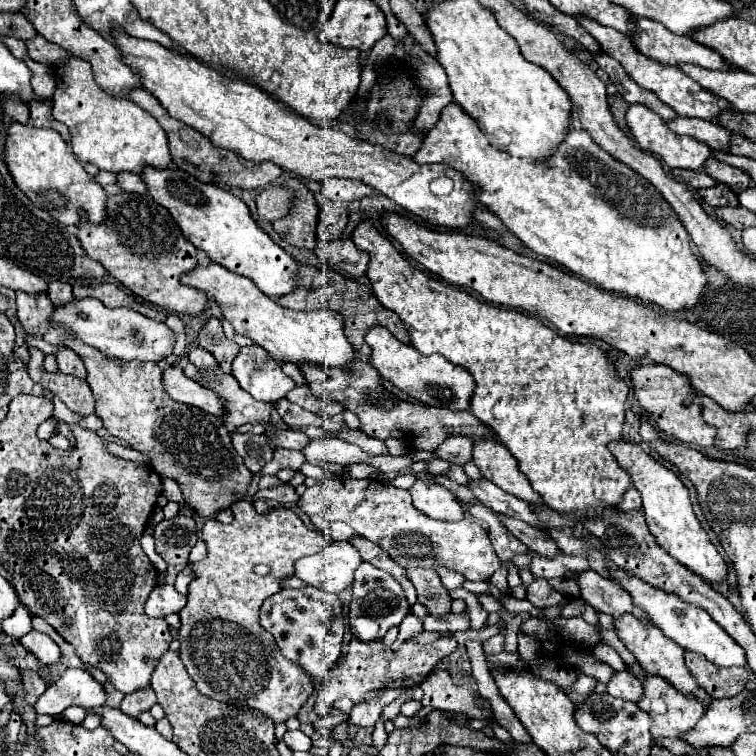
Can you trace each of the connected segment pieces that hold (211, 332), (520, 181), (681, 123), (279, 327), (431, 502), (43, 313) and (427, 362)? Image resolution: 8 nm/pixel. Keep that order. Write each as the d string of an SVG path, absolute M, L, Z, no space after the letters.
M210 318L210 322L200 330L198 344L218 360L226 374L232 374L232 360L236 358L240 346L224 336L218 318Z
M448 104L440 114L438 124L424 136L424 144L414 160L420 164L442 162L460 170L482 190L478 200L492 210L532 252L566 266L606 292L638 298L674 314L680 310L692 310L708 286L704 264L692 252L690 236L682 222L678 222L672 206L640 174L596 146L586 130L572 128L550 160L532 164L506 152L498 152L496 146L488 144L476 122L464 114L460 106Z
M674 118L672 122L668 122L668 128L676 134L688 134L692 138L696 138L698 142L708 144L712 150L718 152L728 152L730 150L730 130L714 124L714 122L706 122L700 118Z
M210 264L206 268L196 266L192 272L180 278L184 284L204 290L214 296L220 304L224 318L232 322L238 334L252 338L258 346L262 346L274 360L292 362L292 364L318 364L328 368L348 370L350 362L354 362L356 350L350 346L344 336L344 320L334 310L318 310L318 312L294 312L290 308L280 306L276 300L262 294L252 280L234 274L218 264Z
M416 482L408 492L412 496L412 504L428 518L446 522L458 522L464 518L464 508L458 500L434 482Z
M18 290L16 306L18 306L18 318L22 322L24 332L42 338L42 334L46 332L46 320L52 314L52 302L48 294L46 292L28 294Z
M384 326L372 328L364 338L372 348L372 366L380 372L380 376L392 382L398 390L406 392L410 398L436 408L448 408L454 412L468 410L470 398L474 394L474 378L462 368L448 362L444 356L430 354L424 356L416 348L396 340Z

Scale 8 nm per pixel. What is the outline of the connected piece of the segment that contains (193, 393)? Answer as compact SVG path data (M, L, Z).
M178 366L164 370L164 388L170 394L170 398L174 398L176 402L196 406L218 418L222 418L222 414L226 414L226 406L220 400L220 396L214 394L212 390L196 384L194 380L186 378Z

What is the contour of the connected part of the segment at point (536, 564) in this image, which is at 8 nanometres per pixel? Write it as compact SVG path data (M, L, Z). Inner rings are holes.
M558 554L554 558L542 558L542 556L534 556L532 564L530 564L530 572L538 578L558 578L558 576L566 576L568 572L582 572L588 570L588 560L586 556L566 556L566 554Z

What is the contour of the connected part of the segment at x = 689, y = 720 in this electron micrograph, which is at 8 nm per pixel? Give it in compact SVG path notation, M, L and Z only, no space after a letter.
M648 676L644 698L638 706L652 718L652 738L682 738L704 714L704 706L694 698L676 692L658 676Z

